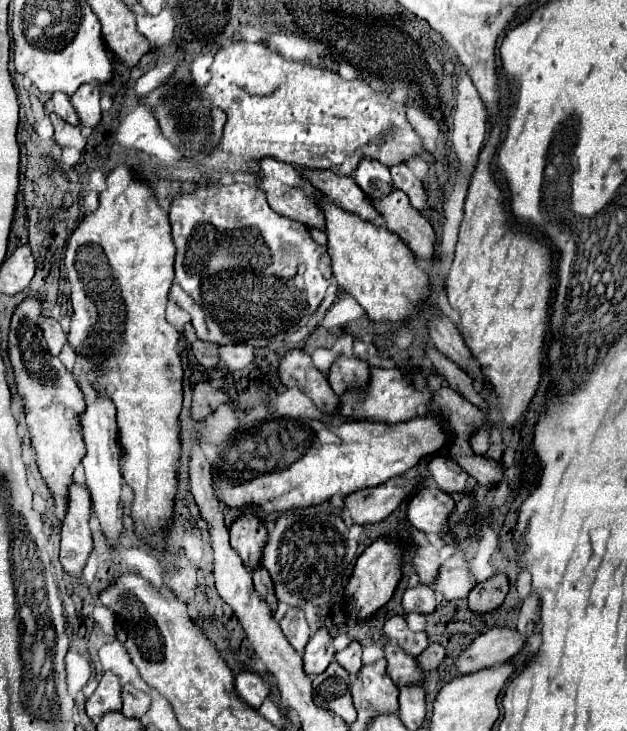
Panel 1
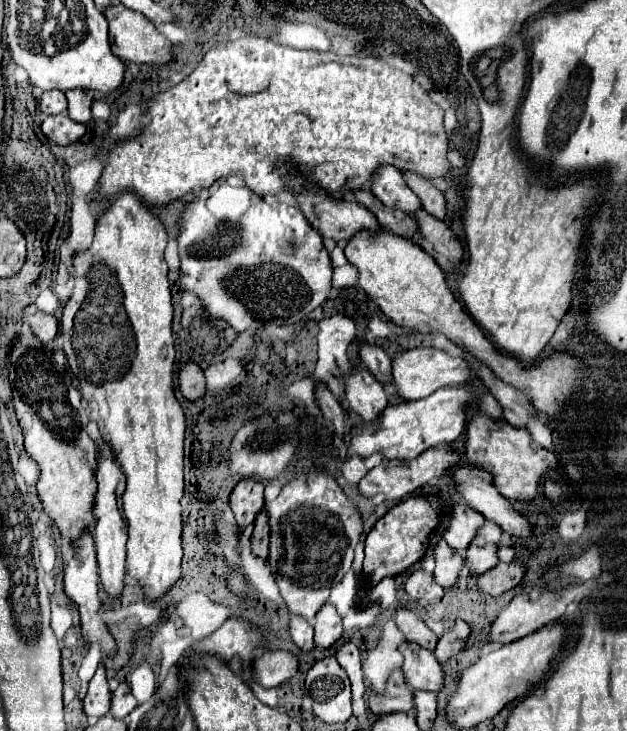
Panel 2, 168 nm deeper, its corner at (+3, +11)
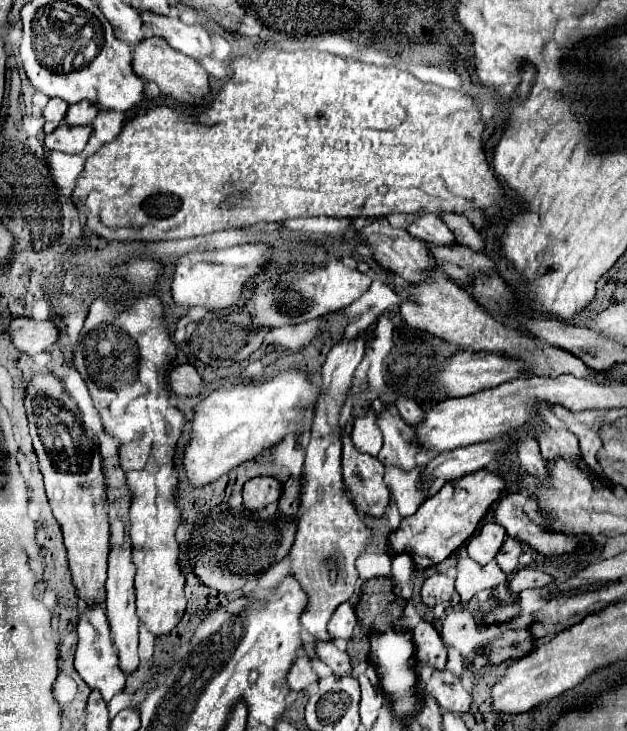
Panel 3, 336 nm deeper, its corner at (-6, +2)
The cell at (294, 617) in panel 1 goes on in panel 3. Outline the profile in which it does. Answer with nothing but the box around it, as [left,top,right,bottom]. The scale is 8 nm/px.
[317,642,353,676]

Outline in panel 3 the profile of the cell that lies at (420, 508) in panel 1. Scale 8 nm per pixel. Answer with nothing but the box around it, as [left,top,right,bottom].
[467,522,507,564]

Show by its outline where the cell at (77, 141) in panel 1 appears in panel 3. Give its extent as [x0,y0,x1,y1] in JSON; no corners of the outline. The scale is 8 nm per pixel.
[45,122,91,154]

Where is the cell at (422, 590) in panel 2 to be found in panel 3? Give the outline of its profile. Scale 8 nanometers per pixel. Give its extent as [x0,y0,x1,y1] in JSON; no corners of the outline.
[421,574,461,606]

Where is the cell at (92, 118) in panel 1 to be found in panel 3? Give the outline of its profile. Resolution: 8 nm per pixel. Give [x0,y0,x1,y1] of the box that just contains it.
[65,100,97,126]

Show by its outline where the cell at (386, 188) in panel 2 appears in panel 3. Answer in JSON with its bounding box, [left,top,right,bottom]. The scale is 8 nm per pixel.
[409,214,455,246]

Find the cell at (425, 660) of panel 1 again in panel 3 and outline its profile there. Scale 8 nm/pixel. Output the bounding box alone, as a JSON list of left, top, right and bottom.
[487,628,537,664]

